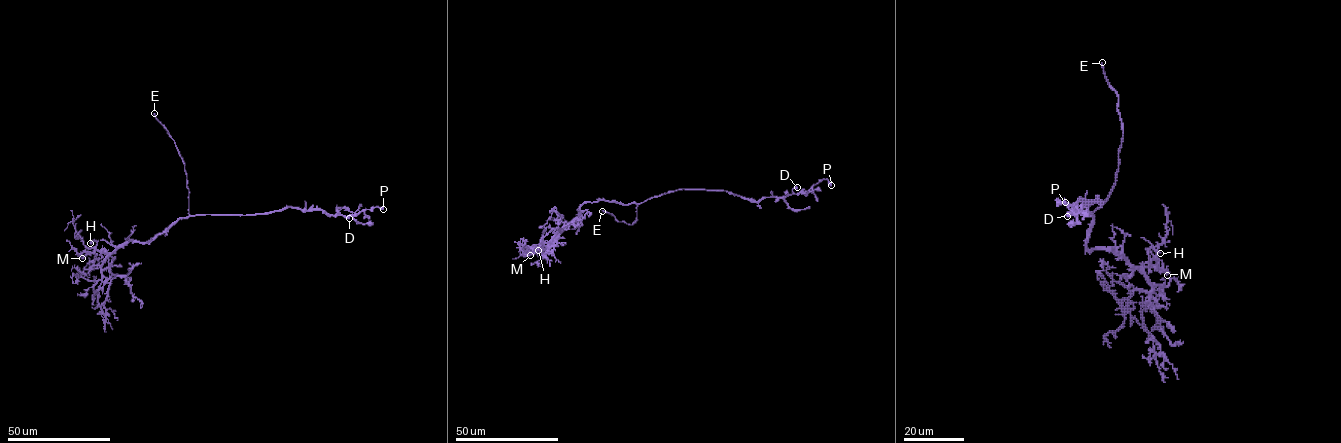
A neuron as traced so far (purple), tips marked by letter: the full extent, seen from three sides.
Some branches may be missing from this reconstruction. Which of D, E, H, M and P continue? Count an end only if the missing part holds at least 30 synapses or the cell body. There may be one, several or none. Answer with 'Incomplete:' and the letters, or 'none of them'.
Incomplete: E, M

